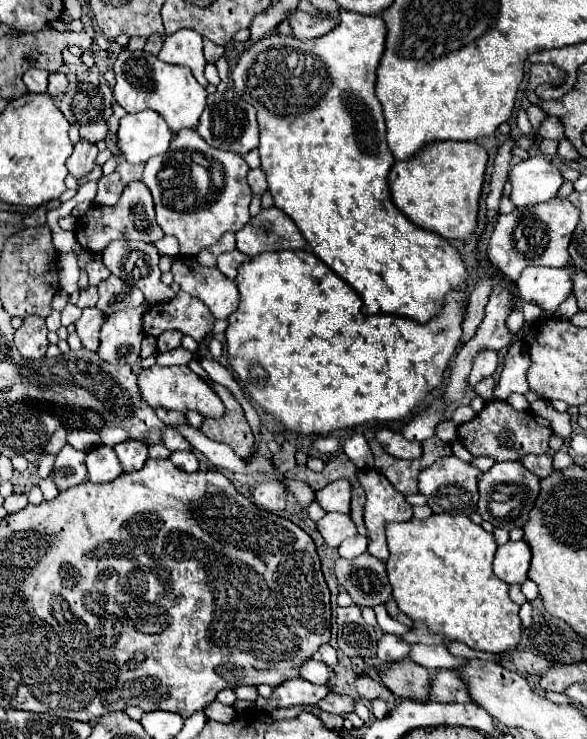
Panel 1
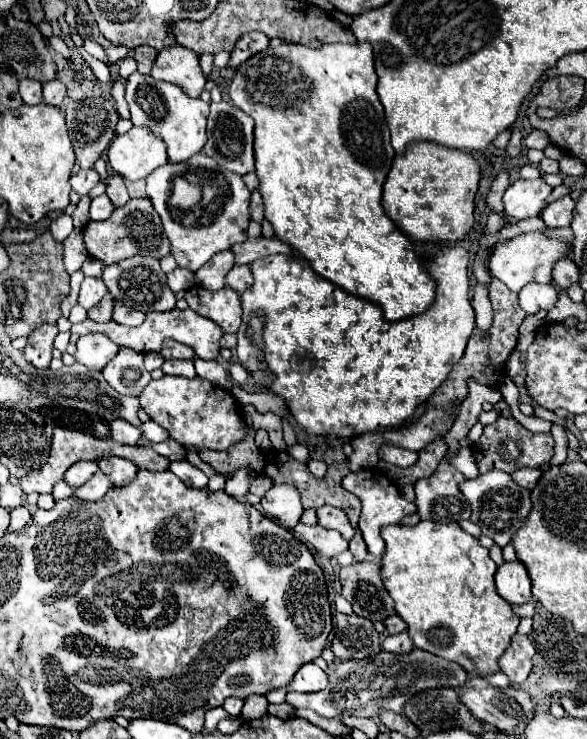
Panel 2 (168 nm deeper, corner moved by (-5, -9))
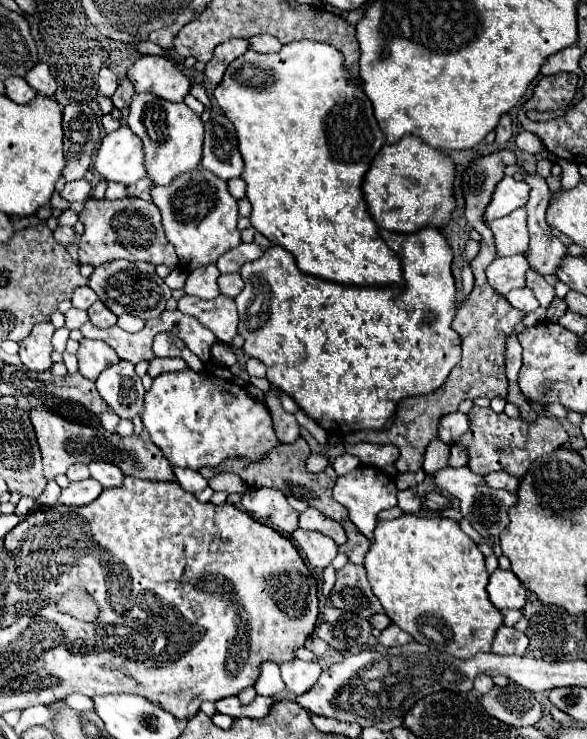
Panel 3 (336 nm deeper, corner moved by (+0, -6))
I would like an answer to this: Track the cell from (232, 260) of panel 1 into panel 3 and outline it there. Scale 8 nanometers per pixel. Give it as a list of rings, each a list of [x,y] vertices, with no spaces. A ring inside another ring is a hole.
[[[227,273],[219,277],[219,289],[223,295],[237,297],[241,293],[241,287],[243,287],[243,279],[239,273]]]

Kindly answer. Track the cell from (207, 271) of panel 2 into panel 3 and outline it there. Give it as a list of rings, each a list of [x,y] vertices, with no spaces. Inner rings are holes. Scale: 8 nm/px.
[[[211,263],[209,267],[197,267],[197,271],[189,273],[187,283],[185,283],[185,293],[195,295],[201,299],[215,299],[219,295],[219,271],[217,265]]]

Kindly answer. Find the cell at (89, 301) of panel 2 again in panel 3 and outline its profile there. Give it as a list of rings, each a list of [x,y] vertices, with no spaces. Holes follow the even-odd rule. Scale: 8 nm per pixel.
[[[85,285],[85,287],[79,287],[75,293],[73,293],[73,307],[79,307],[79,309],[89,309],[95,301],[97,301],[97,293]]]

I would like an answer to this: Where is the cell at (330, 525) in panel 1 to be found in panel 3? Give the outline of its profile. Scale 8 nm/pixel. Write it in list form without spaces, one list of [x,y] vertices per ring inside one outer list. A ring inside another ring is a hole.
[[[293,531],[291,539],[307,559],[307,563],[315,569],[325,569],[337,555],[337,543],[329,539],[329,535],[321,535],[319,531]]]

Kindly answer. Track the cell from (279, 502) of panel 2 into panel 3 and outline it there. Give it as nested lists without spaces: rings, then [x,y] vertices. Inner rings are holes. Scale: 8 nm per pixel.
[[[249,487],[243,493],[243,509],[257,521],[289,537],[297,529],[299,513],[275,487]]]

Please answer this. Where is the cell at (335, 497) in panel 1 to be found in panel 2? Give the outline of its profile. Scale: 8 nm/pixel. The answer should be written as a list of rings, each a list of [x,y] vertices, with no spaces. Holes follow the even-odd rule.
[[[322,506],[316,510],[316,516],[318,516],[318,526],[338,530],[342,534],[342,538],[346,538],[346,540],[350,540],[354,536],[354,528],[350,526],[350,522],[348,522],[346,514],[342,514],[342,510],[332,508],[332,506]]]

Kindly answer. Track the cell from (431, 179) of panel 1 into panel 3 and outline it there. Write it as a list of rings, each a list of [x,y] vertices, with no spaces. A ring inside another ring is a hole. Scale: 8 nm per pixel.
[[[405,135],[395,145],[383,145],[363,181],[369,213],[381,229],[413,233],[421,227],[445,227],[457,207],[453,195],[455,163],[443,151],[429,147],[415,135]]]

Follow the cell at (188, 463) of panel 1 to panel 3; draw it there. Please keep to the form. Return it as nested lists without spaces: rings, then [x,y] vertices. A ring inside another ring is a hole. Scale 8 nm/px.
[[[173,467],[173,473],[175,473],[177,483],[179,483],[185,491],[189,491],[189,493],[201,493],[201,491],[207,487],[207,479],[203,479],[203,477],[199,475],[199,471]]]

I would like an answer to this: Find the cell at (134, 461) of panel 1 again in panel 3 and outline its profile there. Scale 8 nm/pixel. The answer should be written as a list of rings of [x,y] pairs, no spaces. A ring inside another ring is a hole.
[[[105,461],[89,463],[89,471],[91,471],[91,477],[97,479],[103,487],[119,487],[125,479],[125,475],[121,473],[121,469],[117,465],[105,463]]]

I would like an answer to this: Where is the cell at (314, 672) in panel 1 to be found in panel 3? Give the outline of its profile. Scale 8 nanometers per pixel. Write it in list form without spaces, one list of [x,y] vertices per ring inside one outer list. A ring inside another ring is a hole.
[[[293,659],[281,665],[281,677],[291,695],[303,695],[307,689],[311,689],[317,683],[319,675],[321,675],[319,663],[307,663],[301,659]]]

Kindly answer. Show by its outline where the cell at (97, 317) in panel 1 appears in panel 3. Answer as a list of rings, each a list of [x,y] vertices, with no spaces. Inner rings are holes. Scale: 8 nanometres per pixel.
[[[81,339],[79,341],[79,351],[77,351],[77,359],[79,359],[79,371],[95,381],[97,375],[117,363],[117,353],[107,345],[107,343],[101,343],[101,341],[95,341],[95,339]]]

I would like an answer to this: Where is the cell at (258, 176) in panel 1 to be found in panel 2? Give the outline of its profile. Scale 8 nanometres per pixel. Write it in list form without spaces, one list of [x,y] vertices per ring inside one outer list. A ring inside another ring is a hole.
[[[258,190],[252,192],[252,198],[250,198],[250,218],[254,222],[262,222],[264,220],[264,208],[262,208],[262,196]]]

